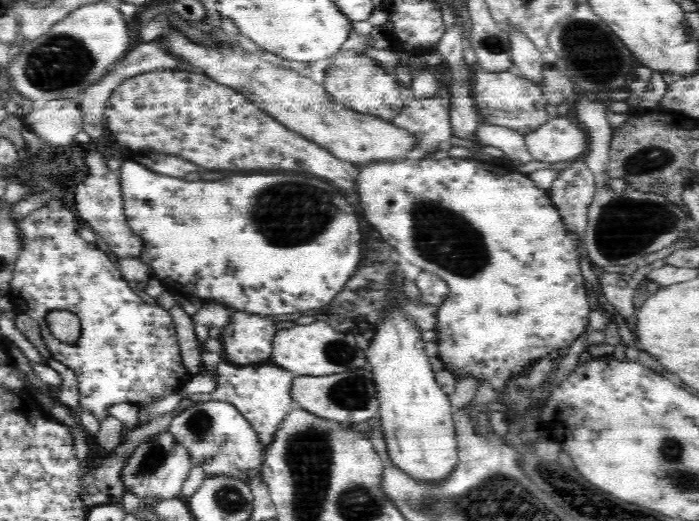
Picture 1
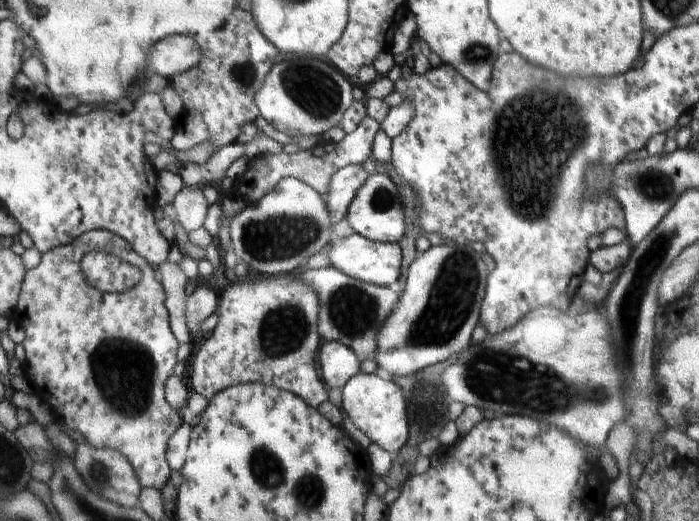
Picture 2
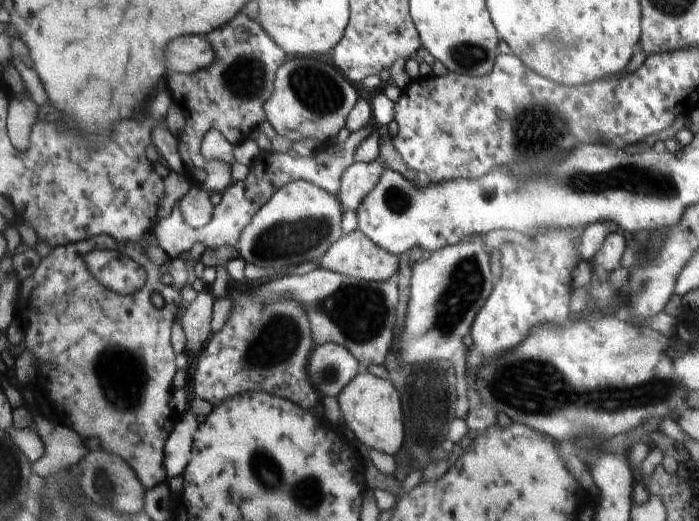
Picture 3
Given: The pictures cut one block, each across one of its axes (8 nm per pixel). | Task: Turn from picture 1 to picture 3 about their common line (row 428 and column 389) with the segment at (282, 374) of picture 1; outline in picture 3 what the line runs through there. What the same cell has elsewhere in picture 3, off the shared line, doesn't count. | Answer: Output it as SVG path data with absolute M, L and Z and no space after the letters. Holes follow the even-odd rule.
M358 229L343 235L337 243L332 244L319 259L319 267L329 269L331 272L339 273L343 276L370 282L384 282L386 278L390 278L392 274L399 272L398 258L393 253L386 252L380 245L374 244Z

